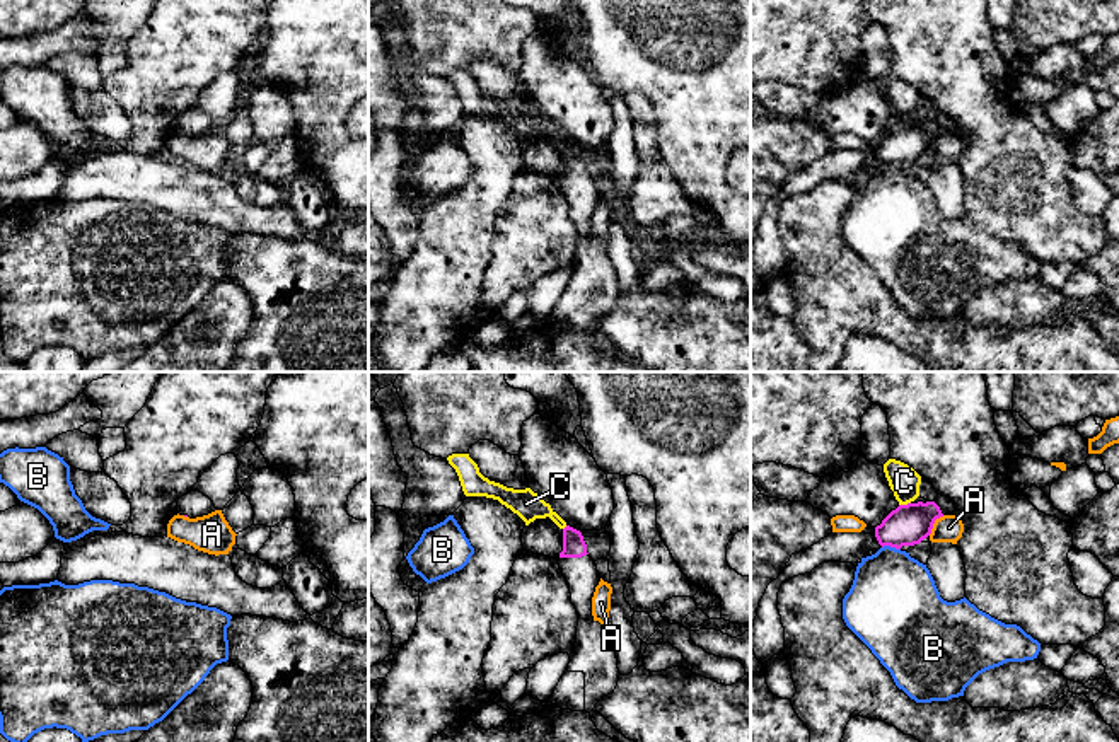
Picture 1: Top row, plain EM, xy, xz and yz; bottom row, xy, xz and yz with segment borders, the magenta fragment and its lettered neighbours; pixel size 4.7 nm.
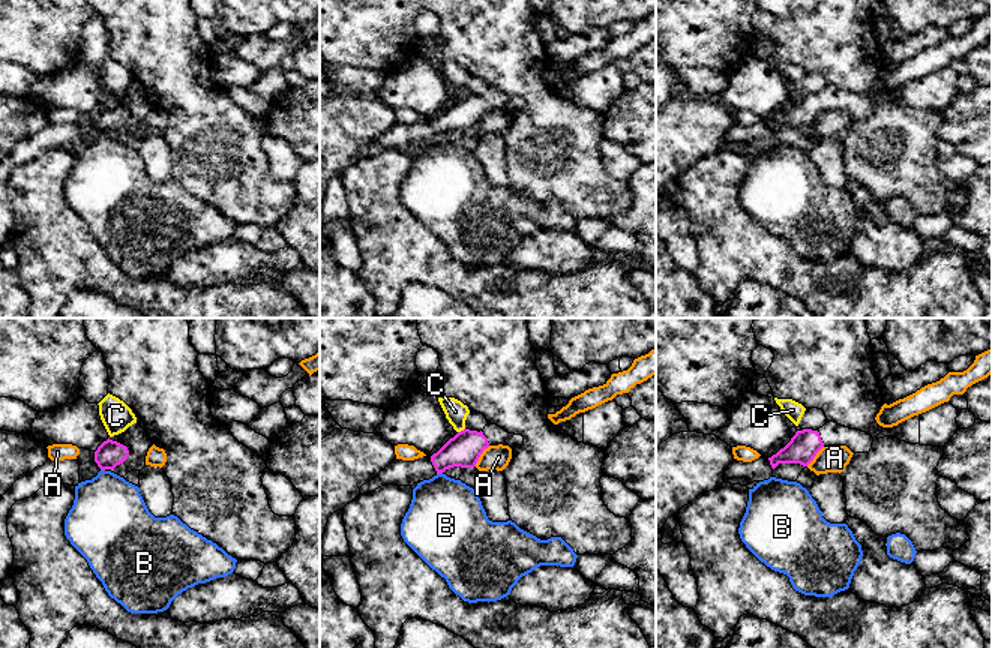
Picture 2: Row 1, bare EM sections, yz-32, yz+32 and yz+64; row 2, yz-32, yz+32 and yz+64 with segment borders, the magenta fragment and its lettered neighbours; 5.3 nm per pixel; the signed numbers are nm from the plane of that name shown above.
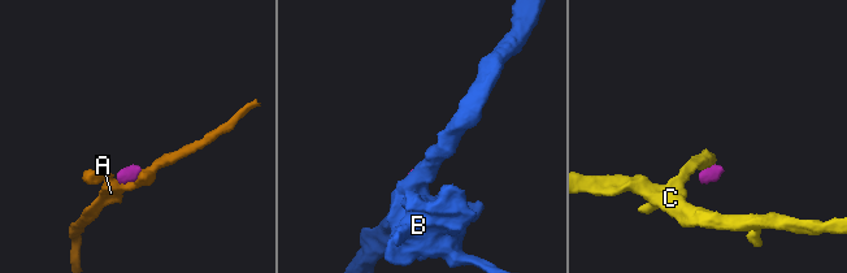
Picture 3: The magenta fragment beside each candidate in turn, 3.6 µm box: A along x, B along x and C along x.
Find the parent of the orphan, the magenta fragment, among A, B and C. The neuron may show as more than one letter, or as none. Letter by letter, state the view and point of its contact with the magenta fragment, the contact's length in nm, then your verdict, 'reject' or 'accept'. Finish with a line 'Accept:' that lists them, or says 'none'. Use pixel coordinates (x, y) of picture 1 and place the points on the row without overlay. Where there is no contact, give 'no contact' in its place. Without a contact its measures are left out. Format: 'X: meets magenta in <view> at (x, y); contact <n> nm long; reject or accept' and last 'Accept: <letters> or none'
A: meets magenta in yz at (933, 140); contact 120 nm long; reject
B: meets magenta in yz at (891, 164); contact 90 nm long; reject
C: meets magenta in yz at (904, 123); contact 60 nm long; reject
Accept: none

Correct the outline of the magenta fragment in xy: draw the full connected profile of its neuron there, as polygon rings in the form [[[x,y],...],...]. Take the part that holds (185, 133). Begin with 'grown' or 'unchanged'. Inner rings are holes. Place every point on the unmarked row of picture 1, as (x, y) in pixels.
grown | [[[188,109],[177,118],[177,131],[196,136],[215,130],[213,119],[200,109]]]

